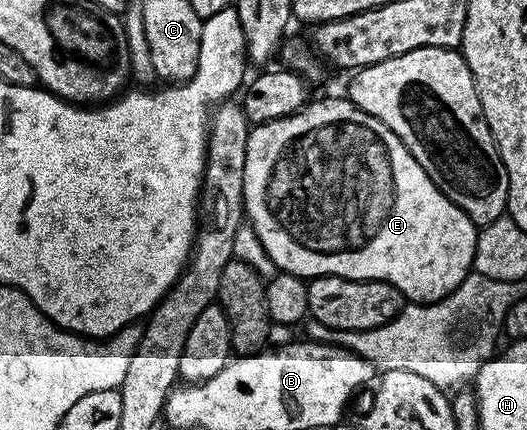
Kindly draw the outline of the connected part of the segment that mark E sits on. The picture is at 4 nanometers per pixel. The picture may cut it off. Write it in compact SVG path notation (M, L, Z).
M346 97L340 99L319 99L308 102L300 111L289 117L281 117L277 121L257 123L252 126L249 133L249 145L245 153L245 177L243 178L243 209L246 222L261 239L261 245L265 245L265 253L273 257L276 268L280 272L297 275L304 281L315 279L319 275L340 275L346 279L380 279L389 285L393 285L403 294L404 300L411 303L435 303L438 299L444 299L446 295L466 275L472 274L475 262L475 240L477 228L473 220L449 197L437 189L437 185L417 165L417 161L405 149L405 145L377 117L361 110L356 103Z

